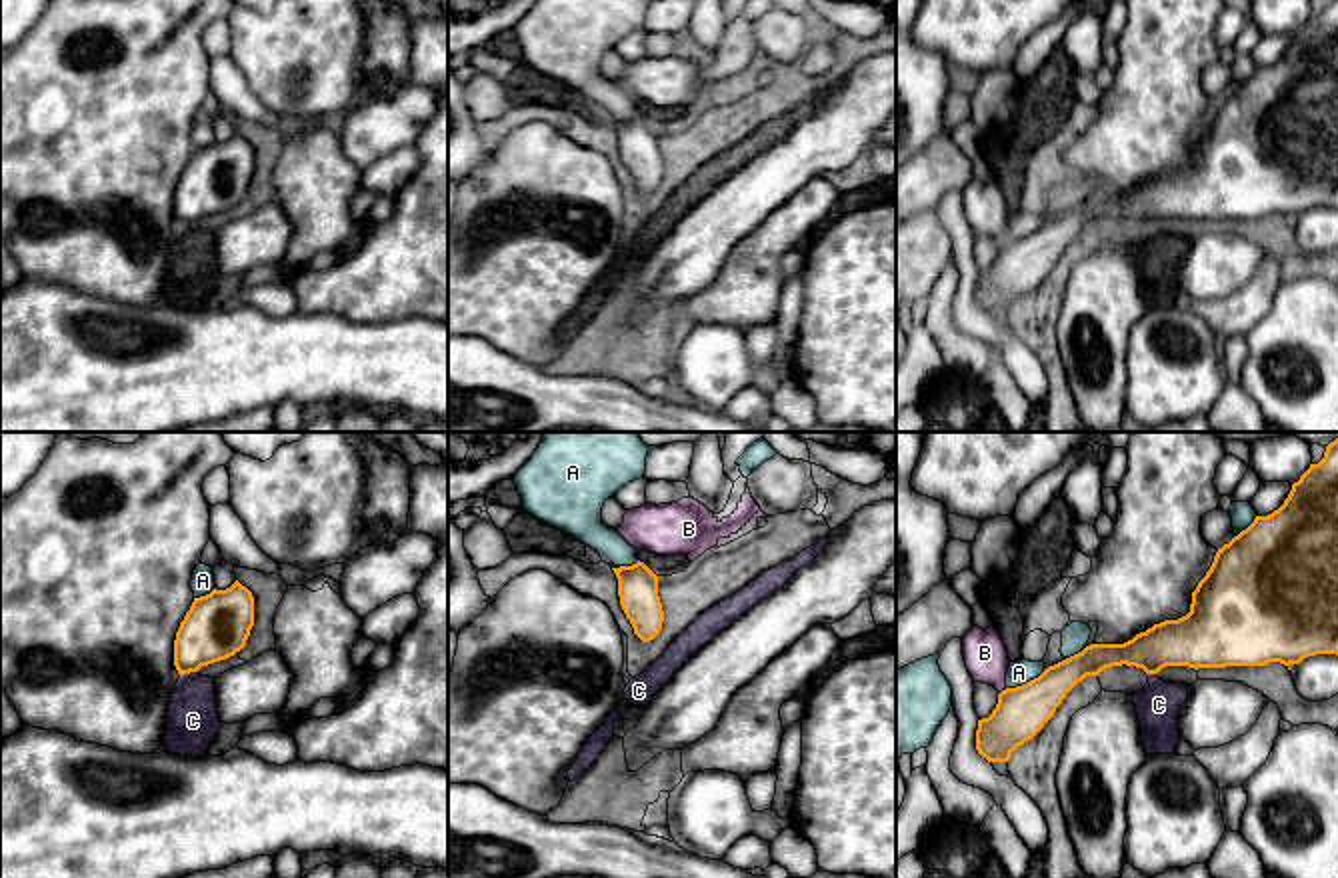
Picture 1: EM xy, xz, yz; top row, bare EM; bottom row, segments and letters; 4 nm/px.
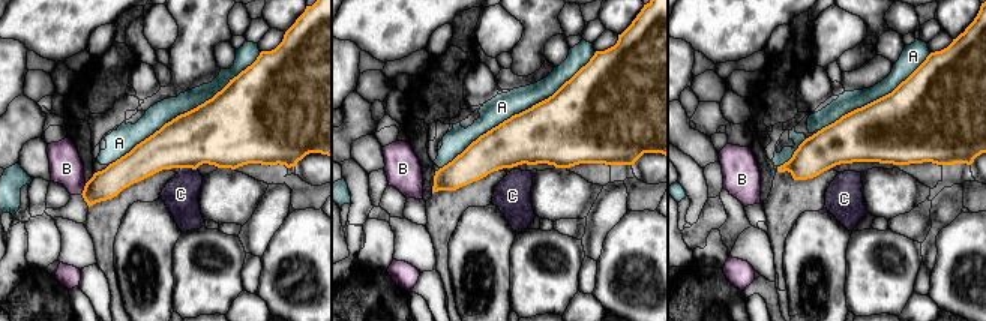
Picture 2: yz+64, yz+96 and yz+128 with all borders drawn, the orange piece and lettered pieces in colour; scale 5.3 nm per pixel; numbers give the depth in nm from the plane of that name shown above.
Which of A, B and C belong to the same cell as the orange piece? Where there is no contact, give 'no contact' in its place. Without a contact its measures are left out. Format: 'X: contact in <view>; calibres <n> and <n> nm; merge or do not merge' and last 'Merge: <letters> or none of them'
A: contact in yz; calibres 200 and 100 nm; do not merge
B: contact in yz; calibres 200 and 170 nm; do not merge
C: contact in xy; calibres 260 and 200 nm; do not merge
Merge: none of them

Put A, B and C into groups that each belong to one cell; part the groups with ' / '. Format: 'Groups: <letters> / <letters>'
Groups: A / B / C

